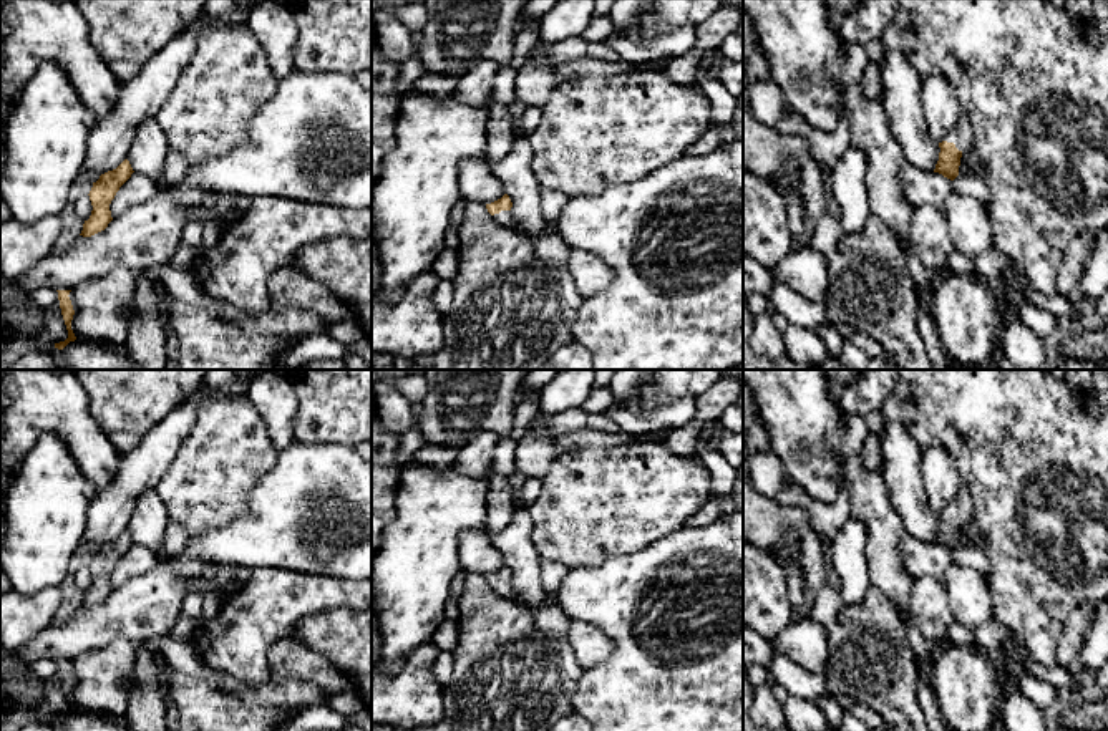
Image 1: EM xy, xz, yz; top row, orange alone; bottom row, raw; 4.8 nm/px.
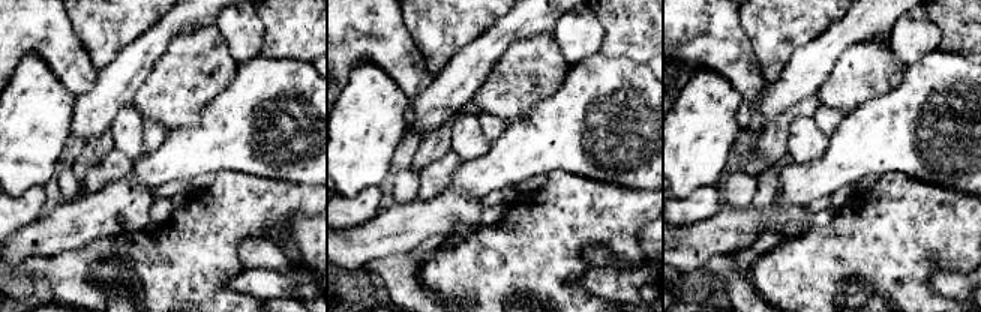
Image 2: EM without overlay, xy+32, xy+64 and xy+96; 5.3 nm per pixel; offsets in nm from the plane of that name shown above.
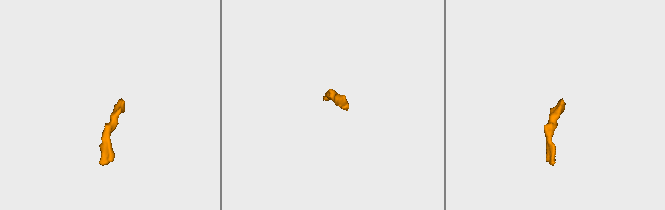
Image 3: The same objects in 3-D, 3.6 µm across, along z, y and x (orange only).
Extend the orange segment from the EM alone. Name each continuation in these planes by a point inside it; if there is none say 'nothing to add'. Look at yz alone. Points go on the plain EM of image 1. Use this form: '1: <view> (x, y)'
1: yz (961, 506)

